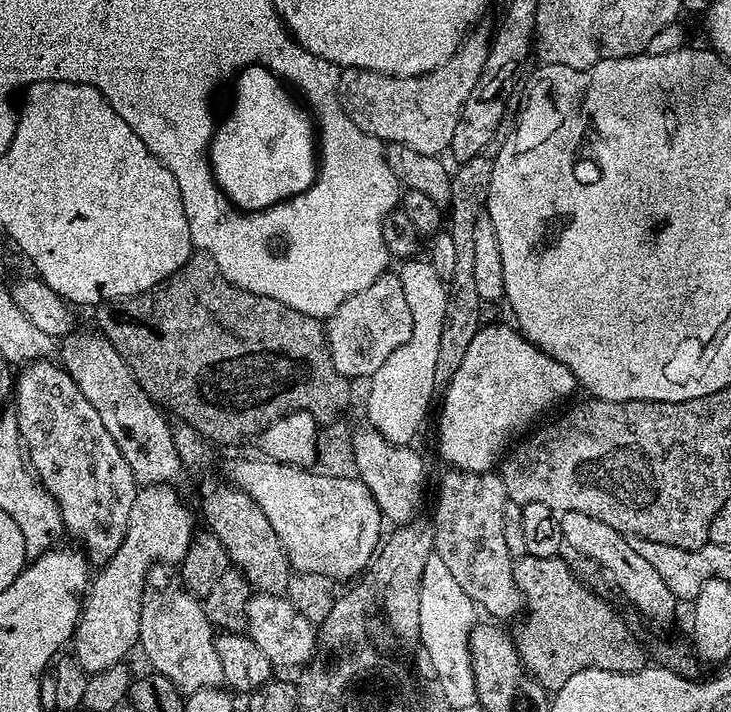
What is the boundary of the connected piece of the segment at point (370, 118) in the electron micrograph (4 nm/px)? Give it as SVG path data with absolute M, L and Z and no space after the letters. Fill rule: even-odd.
M473 27L456 53L442 62L438 70L430 70L421 76L387 76L368 68L343 69L340 101L354 126L385 145L402 143L421 154L437 157L447 153L452 146L454 126L458 126L462 106L480 83L480 75L486 66L490 32L480 27Z

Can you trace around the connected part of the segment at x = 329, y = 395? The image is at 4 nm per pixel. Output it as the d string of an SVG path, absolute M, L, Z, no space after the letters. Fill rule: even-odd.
M193 251L191 258L178 271L170 274L162 282L158 282L150 290L137 296L128 296L125 300L110 300L106 304L99 305L95 309L97 324L95 327L99 329L105 340L109 340L116 347L118 354L122 354L126 366L130 366L134 378L142 386L142 390L146 390L148 397L159 404L165 413L173 417L176 415L177 421L194 426L194 430L198 430L198 434L213 445L240 444L243 440L250 439L251 436L252 439L259 437L260 433L266 431L273 422L289 416L291 412L309 412L316 419L317 425L324 426L327 420L334 419L347 406L348 384L350 384L349 377L338 374L338 370L334 370L325 325L310 314L302 314L297 311L289 313L288 309L281 308L277 302L253 300L253 297L254 294L231 284L222 274L222 270L218 270L218 262L214 262L210 254Z

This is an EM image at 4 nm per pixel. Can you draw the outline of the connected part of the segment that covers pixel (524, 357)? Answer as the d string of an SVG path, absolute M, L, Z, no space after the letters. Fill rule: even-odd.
M508 324L481 326L463 355L462 364L443 389L444 401L436 420L436 448L453 469L493 471L514 441L523 437L547 408L577 391L574 374L565 364L550 358Z

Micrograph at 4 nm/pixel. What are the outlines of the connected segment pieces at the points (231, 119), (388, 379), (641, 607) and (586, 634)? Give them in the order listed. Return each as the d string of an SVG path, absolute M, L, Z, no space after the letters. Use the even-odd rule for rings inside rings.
M260 65L240 70L235 77L234 100L226 116L217 123L209 144L209 164L216 184L241 211L260 211L304 193L319 172L316 127L311 115L288 94L275 73Z
M405 261L400 270L402 292L411 314L411 336L390 354L371 376L368 384L367 423L381 432L391 444L408 446L428 412L432 388L436 378L439 339L446 312L447 285L434 272L429 261Z
M566 512L560 516L560 525L564 535L564 543L573 553L596 561L604 572L607 583L613 584L638 611L652 620L664 624L676 612L678 601L676 595L662 582L658 570L642 558L635 550L630 550L627 539L622 532L616 532L614 526L606 526L606 522L598 522L598 518L590 518L590 514Z
M525 555L513 563L512 573L526 609L520 629L514 632L516 650L528 675L545 690L561 688L578 670L637 672L646 667L646 648L636 641L627 622L599 596L599 591L575 577L567 559Z

